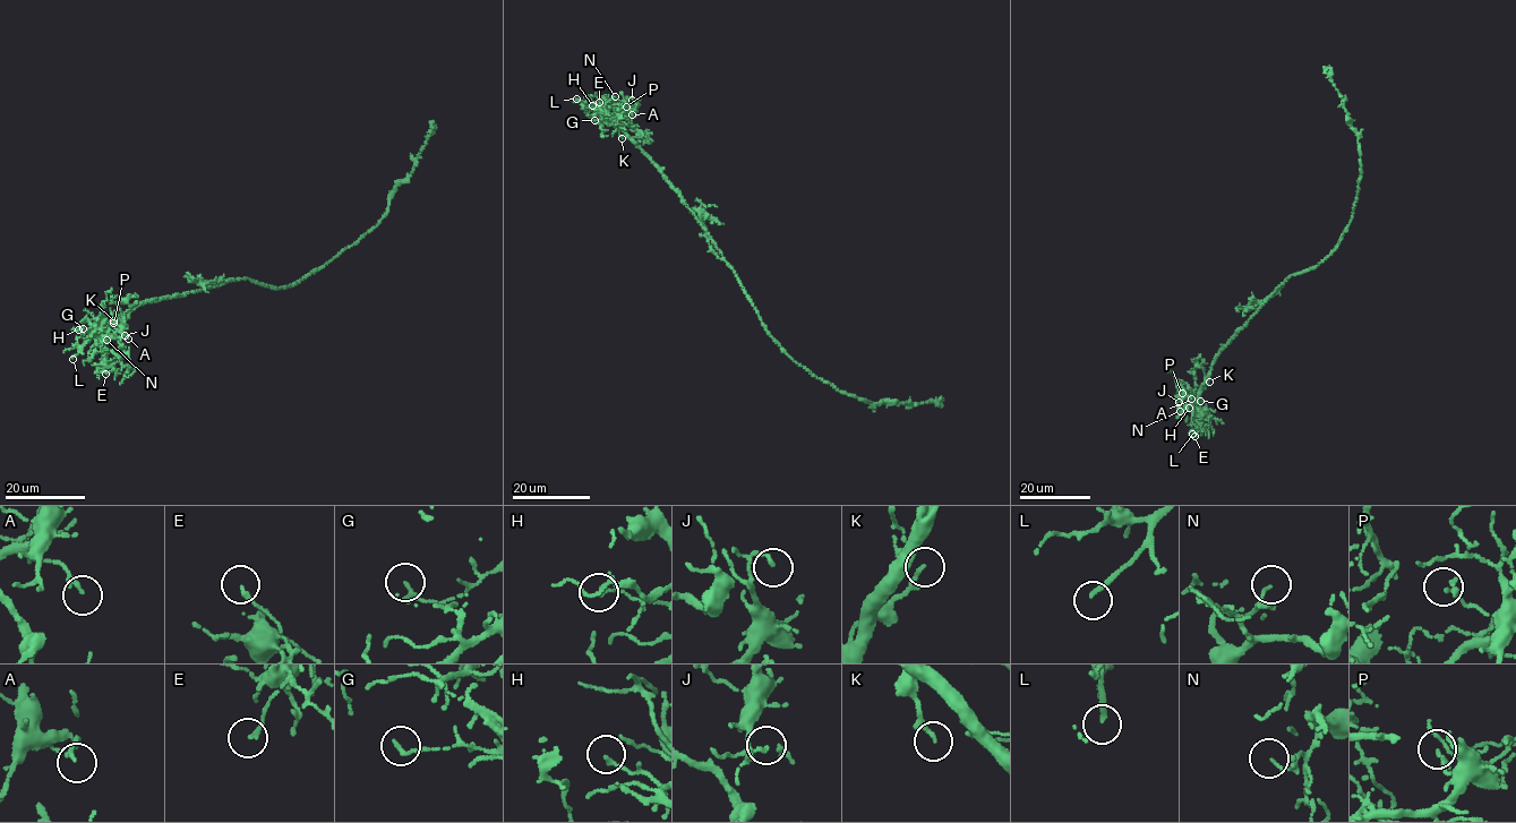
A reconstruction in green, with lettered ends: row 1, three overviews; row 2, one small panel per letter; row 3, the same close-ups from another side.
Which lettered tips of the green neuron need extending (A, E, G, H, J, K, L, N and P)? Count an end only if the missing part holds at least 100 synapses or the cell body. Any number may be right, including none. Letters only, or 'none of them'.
L

